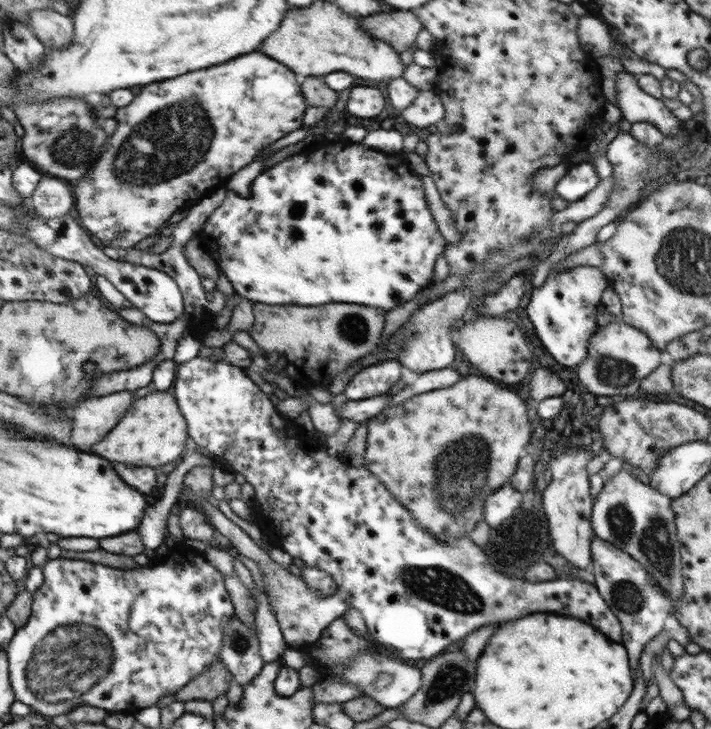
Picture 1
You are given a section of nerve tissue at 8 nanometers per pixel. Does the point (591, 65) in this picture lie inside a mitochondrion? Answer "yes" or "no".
no

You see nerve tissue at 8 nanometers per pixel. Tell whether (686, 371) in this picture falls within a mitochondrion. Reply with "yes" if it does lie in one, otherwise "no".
no

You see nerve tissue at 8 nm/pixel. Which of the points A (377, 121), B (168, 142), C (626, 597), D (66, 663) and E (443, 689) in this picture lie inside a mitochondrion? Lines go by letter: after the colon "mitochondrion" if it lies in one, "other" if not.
A: other
B: mitochondrion
C: mitochondrion
D: mitochondrion
E: mitochondrion

